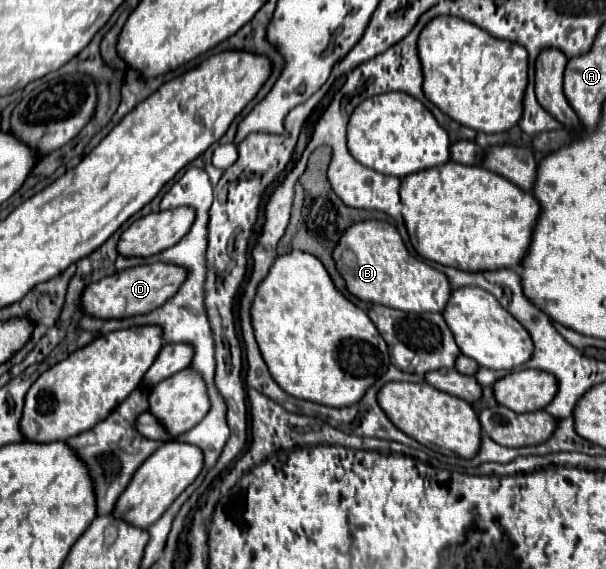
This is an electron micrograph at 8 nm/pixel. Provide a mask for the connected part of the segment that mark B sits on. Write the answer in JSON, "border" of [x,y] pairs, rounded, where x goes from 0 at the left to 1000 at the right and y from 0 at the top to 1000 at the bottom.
{"border":[[[592,388],[569,402],[550,438],[550,459],[569,490],[573,511],[596,529],[672,550],[728,550],[744,515],[738,487],[701,459],[685,455],[668,438],[655,402],[639,388]]]}

